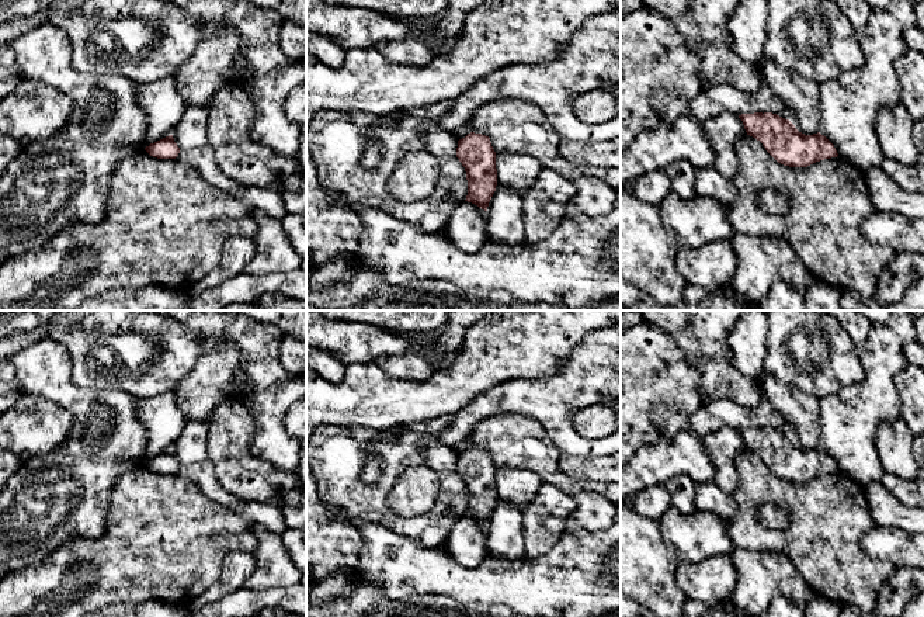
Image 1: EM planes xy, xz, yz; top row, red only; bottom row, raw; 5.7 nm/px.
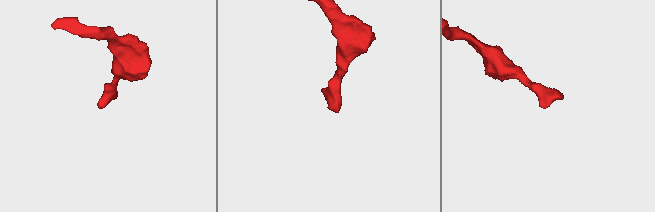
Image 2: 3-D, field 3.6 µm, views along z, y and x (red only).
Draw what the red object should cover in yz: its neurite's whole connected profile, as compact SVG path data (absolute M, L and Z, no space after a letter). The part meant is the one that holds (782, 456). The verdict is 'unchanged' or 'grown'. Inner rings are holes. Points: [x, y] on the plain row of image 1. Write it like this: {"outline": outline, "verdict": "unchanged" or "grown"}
{"outline": "M772 427L741 429L747 450L763 458L781 479L807 482L816 476L837 472L834 460L820 447L805 450L795 440Z", "verdict": "unchanged"}

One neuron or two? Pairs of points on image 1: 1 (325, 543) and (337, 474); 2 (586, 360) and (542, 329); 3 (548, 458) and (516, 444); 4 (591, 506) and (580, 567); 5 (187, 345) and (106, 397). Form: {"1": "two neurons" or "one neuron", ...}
{"1": "two neurons", "2": "two neurons", "3": "one neuron", "4": "two neurons", "5": "two neurons"}

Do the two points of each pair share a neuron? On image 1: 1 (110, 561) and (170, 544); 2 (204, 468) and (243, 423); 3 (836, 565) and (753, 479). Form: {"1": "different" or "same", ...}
{"1": "same", "2": "different", "3": "same"}

